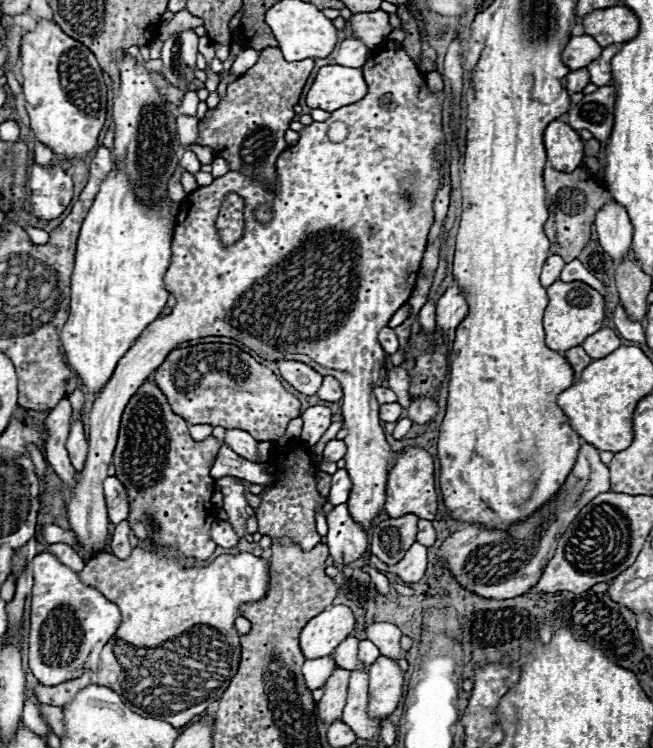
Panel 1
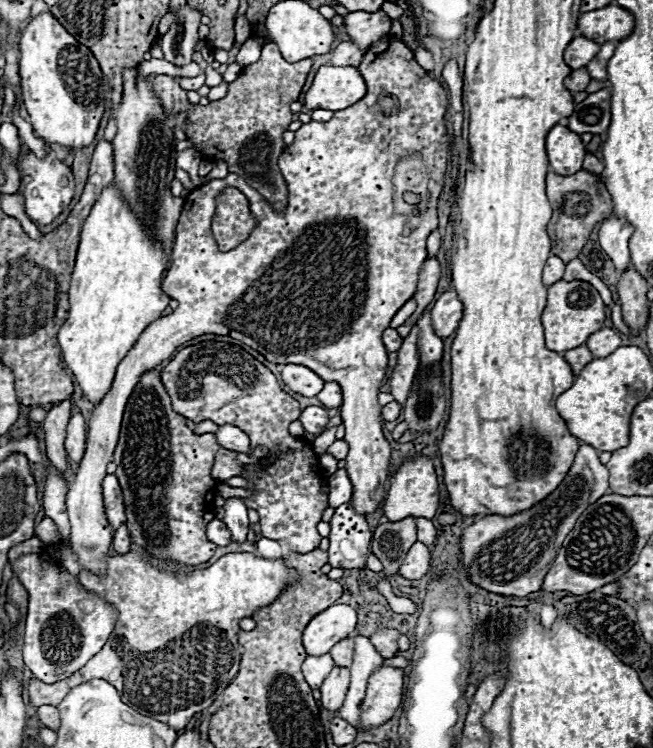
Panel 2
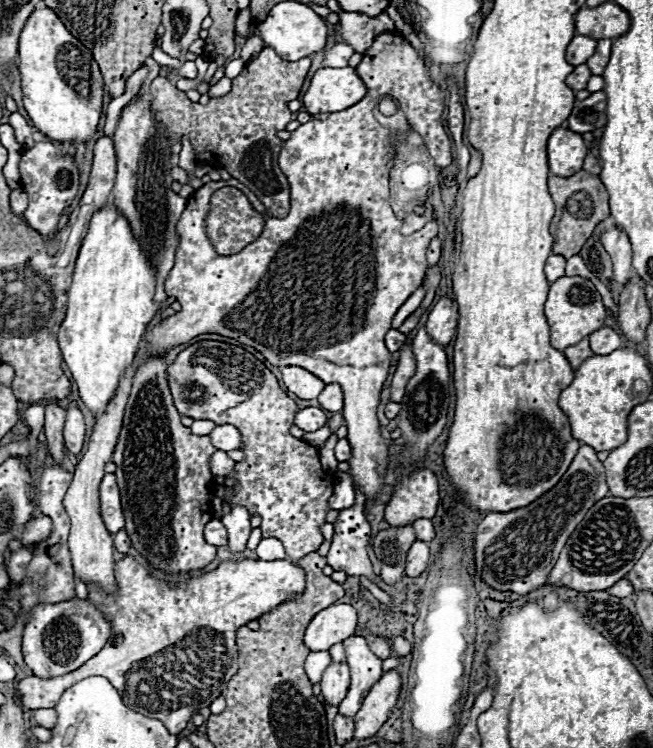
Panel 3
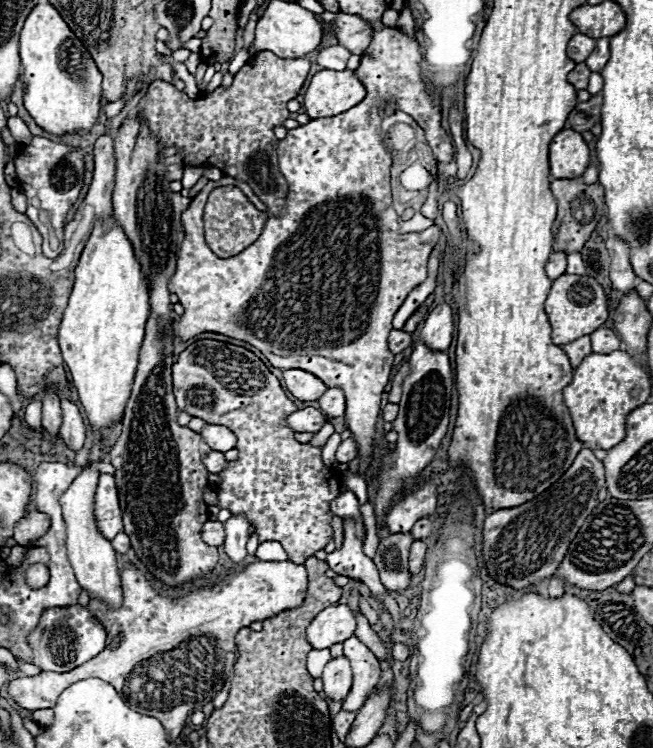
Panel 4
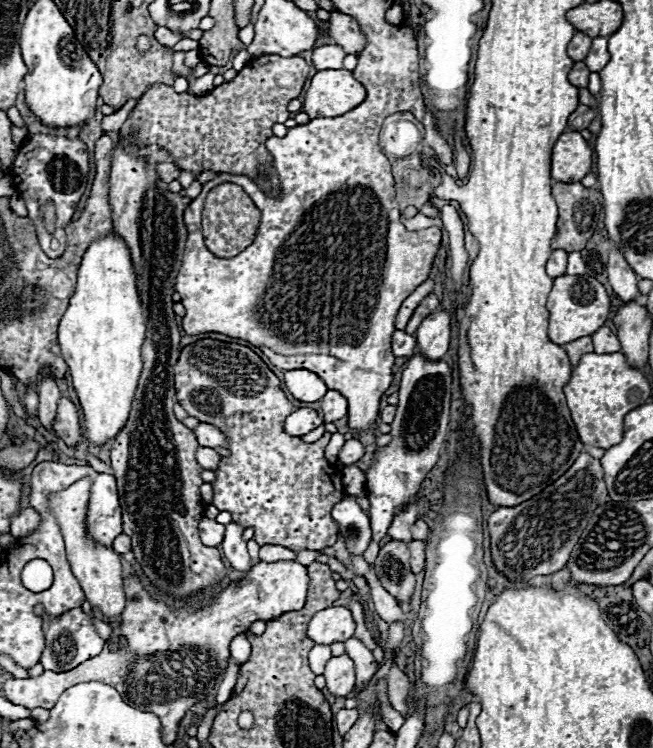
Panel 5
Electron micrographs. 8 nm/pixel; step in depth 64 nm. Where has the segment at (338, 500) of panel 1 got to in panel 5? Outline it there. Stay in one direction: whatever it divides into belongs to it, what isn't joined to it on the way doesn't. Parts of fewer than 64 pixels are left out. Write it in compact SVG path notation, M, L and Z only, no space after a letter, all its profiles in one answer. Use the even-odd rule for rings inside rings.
M348 496L346 500L342 500L334 506L332 518L340 526L340 532L342 532L342 538L346 542L348 552L362 556L366 552L370 540L372 540L372 532L370 532L368 516L356 504L354 496Z

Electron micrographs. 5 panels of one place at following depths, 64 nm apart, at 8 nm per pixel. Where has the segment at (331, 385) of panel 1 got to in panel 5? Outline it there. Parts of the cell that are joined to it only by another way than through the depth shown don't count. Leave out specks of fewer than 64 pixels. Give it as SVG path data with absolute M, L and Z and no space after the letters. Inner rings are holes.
M328 390L326 396L320 400L320 408L322 408L322 418L324 418L324 424L330 424L330 422L336 422L340 418L344 418L348 414L348 402L342 394L334 392L334 390Z

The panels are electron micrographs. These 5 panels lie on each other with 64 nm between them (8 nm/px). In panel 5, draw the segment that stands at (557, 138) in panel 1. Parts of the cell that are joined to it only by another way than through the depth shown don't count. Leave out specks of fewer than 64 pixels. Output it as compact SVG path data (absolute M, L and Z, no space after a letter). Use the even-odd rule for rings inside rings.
M564 132L552 154L554 182L580 182L592 168L592 150L578 132Z

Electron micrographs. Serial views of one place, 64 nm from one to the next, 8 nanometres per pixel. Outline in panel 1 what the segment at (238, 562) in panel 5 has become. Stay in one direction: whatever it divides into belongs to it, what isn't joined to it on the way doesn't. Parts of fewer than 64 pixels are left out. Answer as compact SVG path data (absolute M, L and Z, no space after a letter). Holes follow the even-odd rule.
M232 476L218 478L216 486L224 494L224 506L222 508L228 514L228 522L236 530L236 534L242 538L246 534L246 520L248 520L248 514L246 514L248 502L244 496L244 492L248 492L248 488L238 484L236 478L232 478Z

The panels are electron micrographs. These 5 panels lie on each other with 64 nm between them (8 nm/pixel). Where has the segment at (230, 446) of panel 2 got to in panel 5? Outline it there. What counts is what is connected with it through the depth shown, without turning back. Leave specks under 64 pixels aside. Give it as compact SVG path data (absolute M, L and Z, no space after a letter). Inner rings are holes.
M200 422L200 424L194 428L194 434L196 434L198 442L200 442L200 444L206 444L208 448L216 448L216 446L224 446L224 448L228 448L228 440L226 440L226 436L224 436L218 428L214 428L212 424Z

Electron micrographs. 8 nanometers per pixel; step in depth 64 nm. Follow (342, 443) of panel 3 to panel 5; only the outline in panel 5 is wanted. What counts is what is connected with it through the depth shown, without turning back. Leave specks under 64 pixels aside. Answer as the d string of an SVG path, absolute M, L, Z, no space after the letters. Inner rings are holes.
M356 438L354 440L346 440L346 444L342 446L342 450L338 454L338 458L340 458L342 464L354 464L362 456L364 456L364 444L360 440L356 440Z

